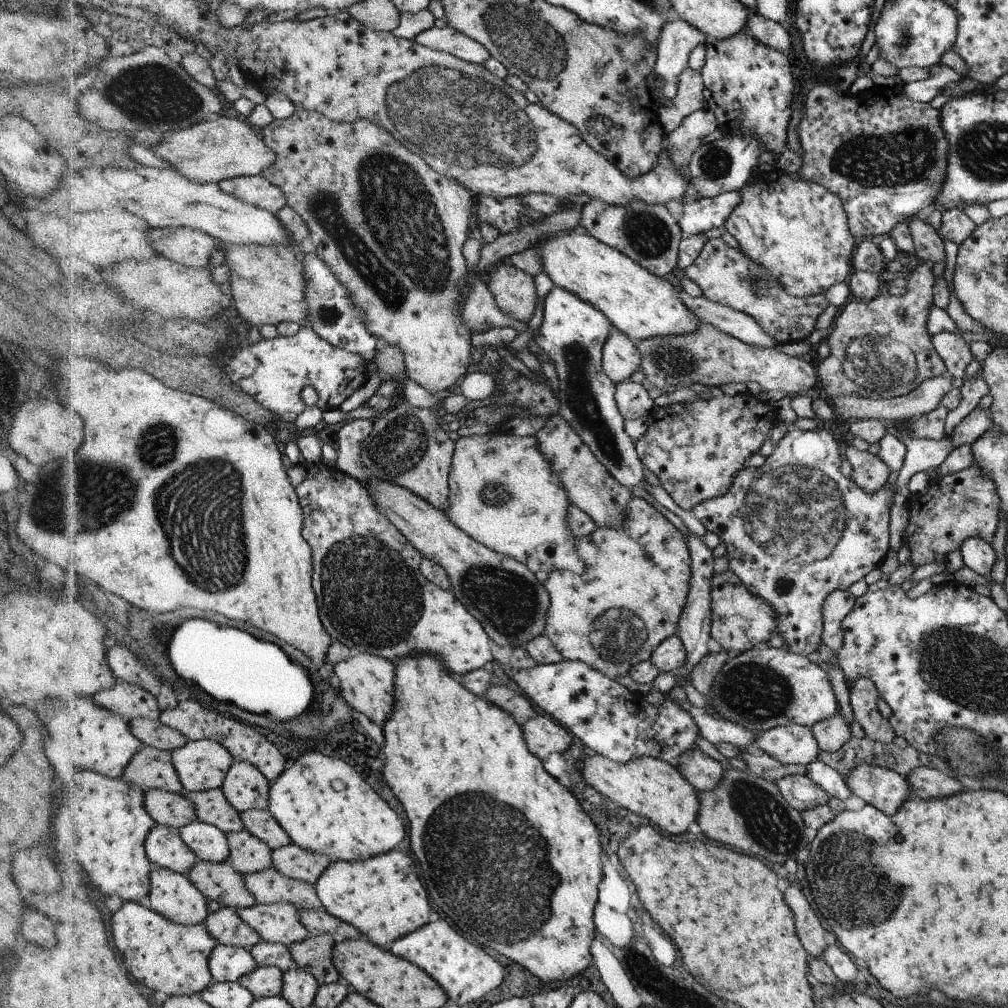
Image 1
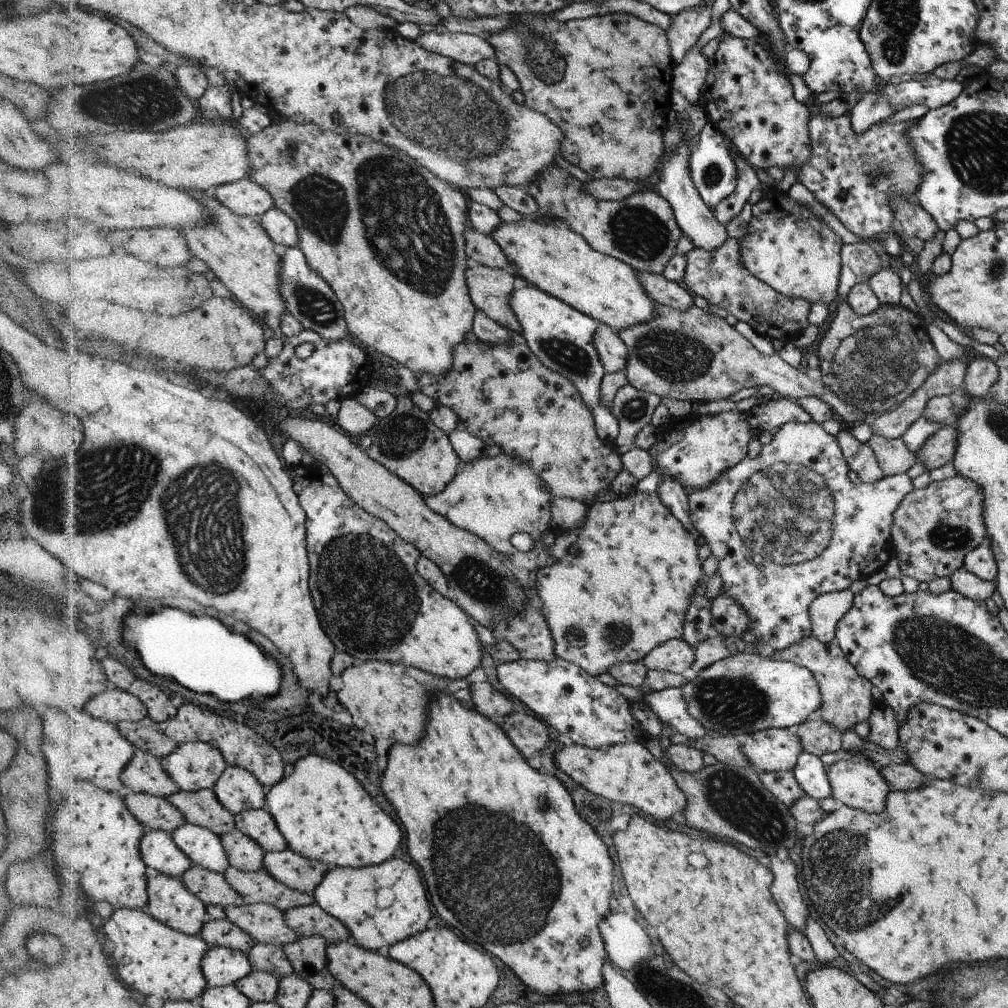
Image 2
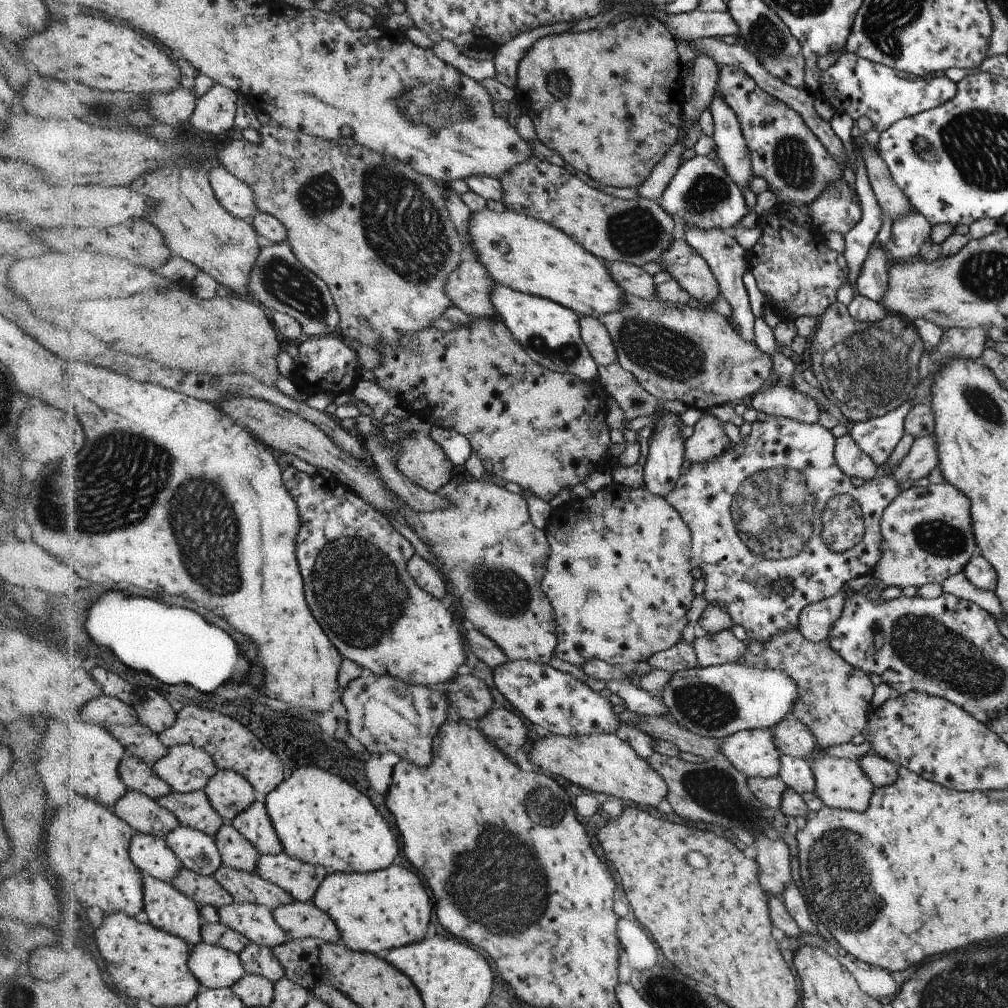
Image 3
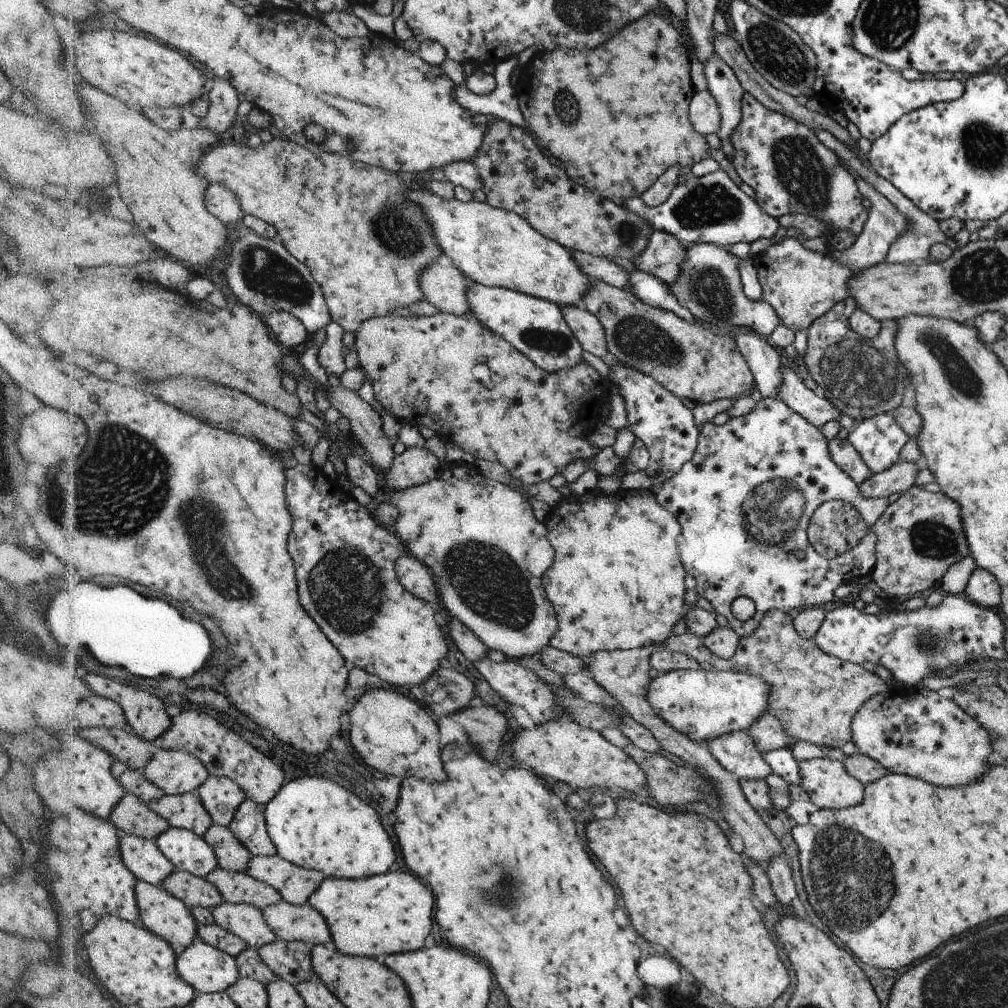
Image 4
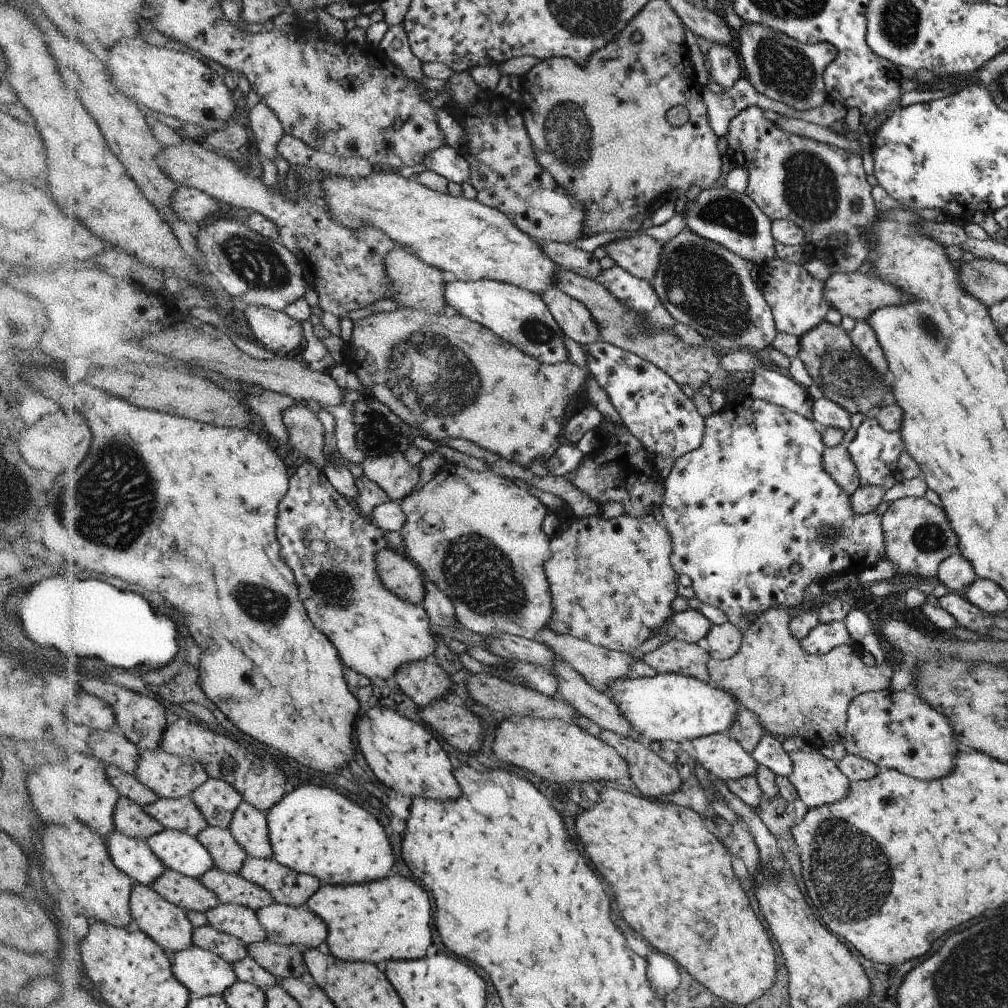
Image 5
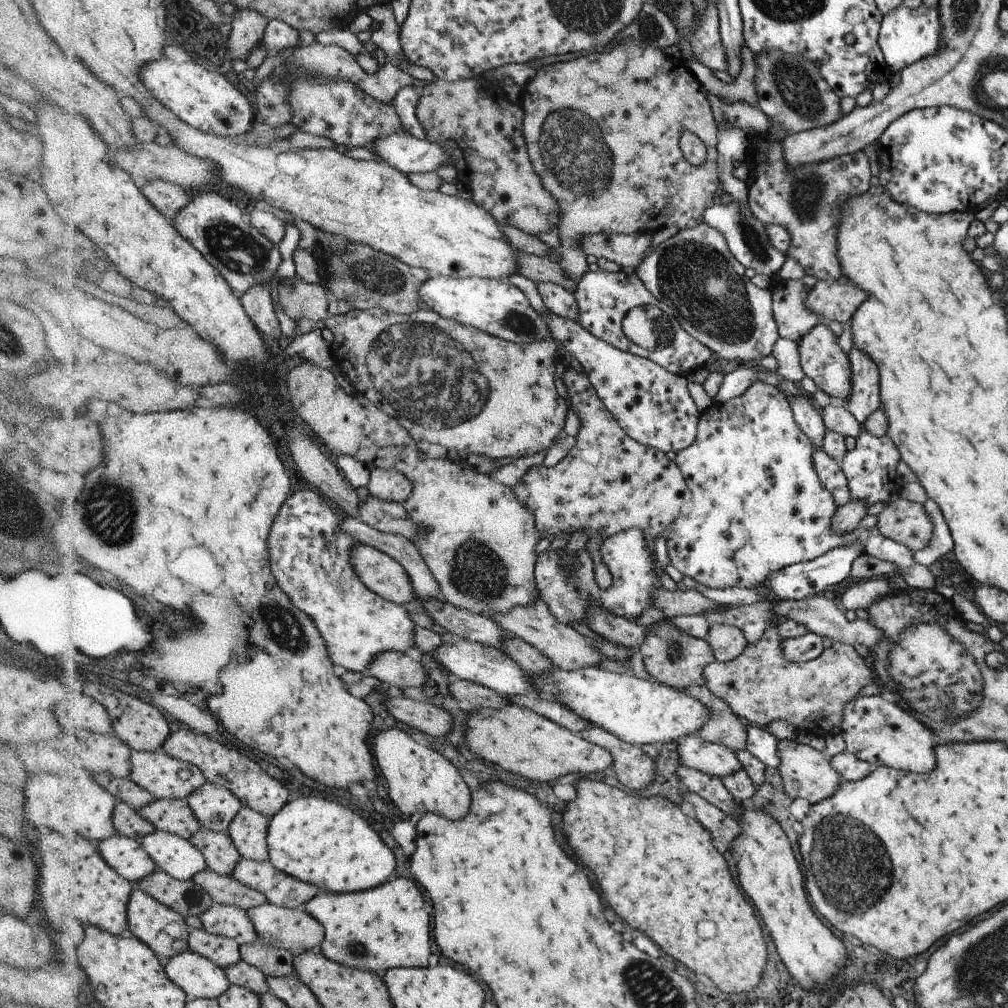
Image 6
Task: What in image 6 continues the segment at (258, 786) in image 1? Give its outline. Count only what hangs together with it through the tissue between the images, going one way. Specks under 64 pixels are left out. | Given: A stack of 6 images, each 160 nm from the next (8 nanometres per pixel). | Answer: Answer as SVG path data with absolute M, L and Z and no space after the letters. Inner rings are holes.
M210 781L188 799L204 827L223 833L229 832L234 819L245 807L233 790Z

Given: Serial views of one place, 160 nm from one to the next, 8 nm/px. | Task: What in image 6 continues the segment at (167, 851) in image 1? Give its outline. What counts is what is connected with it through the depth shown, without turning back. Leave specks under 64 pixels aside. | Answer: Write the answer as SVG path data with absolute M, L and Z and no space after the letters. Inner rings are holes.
M116 834L98 845L102 856L110 866L135 884L160 869L158 863L148 854L142 841L137 838Z

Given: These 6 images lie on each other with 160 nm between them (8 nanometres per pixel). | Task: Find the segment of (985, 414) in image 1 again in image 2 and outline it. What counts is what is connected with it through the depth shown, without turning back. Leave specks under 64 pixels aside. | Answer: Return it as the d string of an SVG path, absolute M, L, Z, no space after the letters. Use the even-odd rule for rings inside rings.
M944 426L936 432L916 454L917 462L924 462L929 472L953 461L958 446L958 430L954 426Z

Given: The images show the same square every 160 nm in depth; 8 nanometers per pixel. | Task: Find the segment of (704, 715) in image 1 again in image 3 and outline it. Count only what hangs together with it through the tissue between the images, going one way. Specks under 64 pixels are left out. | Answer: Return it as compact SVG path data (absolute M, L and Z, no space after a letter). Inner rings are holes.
M624 679L611 680L606 683L607 692L614 694L617 701L622 702L627 709L635 713L652 716L664 716L669 713L659 693L651 694Z

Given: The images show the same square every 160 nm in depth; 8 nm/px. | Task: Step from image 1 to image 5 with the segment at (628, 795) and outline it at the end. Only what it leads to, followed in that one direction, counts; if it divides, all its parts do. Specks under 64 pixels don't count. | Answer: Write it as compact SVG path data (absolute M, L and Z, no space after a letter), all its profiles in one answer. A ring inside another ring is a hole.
M522 715L501 718L495 728L493 743L487 749L493 751L497 760L528 770L548 782L580 782L584 785L598 780L608 780L608 782L618 780L619 782L622 778L630 776L628 763L614 747L564 719L541 719Z

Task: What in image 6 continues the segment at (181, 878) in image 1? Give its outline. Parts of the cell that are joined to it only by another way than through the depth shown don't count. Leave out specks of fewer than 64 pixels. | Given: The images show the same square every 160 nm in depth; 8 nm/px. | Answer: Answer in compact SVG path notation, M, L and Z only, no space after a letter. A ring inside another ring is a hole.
M139 886L136 887L129 904L129 919L129 930L132 934L151 946L164 961L172 960L177 955L191 950L189 938L193 928L186 922L186 916L160 902Z

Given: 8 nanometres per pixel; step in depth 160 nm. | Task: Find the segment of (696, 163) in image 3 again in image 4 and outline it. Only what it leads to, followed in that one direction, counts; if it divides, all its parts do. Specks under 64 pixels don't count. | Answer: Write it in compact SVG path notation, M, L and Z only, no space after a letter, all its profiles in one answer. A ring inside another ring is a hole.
M507 57L506 60L502 60L502 62L495 62L495 72L493 76L497 81L497 88L492 92L492 94L488 94L486 96L480 96L473 94L466 85L456 85L454 88L454 92L452 92L452 98L454 98L454 102L458 102L466 112L470 112L472 115L482 114L482 115L492 115L501 120L506 120L506 122L510 122L510 124L514 124L514 126L520 126L526 131L526 134L530 136L534 140L534 143L538 148L540 148L541 152L548 158L548 162L555 167L562 169L560 166L560 160L556 158L552 152L547 148L547 146L540 141L534 134L533 130L530 128L527 123L526 118L523 116L522 108L519 107L518 103L518 94L515 93L514 86L510 82L510 76L512 72L514 72L514 68L519 66L519 60L516 57ZM721 169L702 177L689 174L676 184L668 200L656 208L646 206L637 198L628 198L621 206L644 220L650 220L654 229L672 234L681 242L712 243L720 246L747 242L750 245L760 238L771 239L781 233L778 218L762 211L756 200L739 191L739 186Z

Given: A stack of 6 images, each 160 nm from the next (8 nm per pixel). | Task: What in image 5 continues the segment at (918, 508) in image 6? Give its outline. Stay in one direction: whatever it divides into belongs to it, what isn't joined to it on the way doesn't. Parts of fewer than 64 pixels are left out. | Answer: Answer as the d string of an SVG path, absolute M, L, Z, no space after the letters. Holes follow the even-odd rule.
M904 497L890 503L886 512L881 516L887 546L886 559L892 560L897 568L897 574L916 574L922 578L937 576L939 564L952 553L958 552L957 534L950 526L942 507L935 506L924 497Z

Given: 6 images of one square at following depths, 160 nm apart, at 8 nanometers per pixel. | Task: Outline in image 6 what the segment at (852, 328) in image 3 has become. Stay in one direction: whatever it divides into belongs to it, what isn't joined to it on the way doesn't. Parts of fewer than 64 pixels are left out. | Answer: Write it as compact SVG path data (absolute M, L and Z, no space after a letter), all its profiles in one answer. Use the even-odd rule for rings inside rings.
M826 321L818 322L799 343L799 355L802 370L821 388L832 397L833 401L843 403L852 396L852 367L847 354L840 348L836 337Z

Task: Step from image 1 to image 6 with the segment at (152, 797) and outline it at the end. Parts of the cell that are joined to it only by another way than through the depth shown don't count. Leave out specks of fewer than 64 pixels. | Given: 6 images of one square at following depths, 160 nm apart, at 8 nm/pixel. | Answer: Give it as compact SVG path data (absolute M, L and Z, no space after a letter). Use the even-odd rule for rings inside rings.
M119 801L115 808L115 825L118 834L142 840L157 831L157 826L145 819L130 803Z

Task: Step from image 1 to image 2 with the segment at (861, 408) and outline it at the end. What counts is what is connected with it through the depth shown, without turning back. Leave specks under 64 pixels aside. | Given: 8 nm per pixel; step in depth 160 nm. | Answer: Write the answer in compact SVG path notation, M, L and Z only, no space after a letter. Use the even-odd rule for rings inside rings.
M660 305L658 316L654 316L652 322L630 326L617 334L629 348L629 361L624 373L628 383L638 391L700 404L728 398L743 388L768 385L776 397L784 399L816 396L845 422L869 421L875 416L842 400L820 380L810 378L804 369L798 370L784 362L777 352L771 356L761 354L717 310L704 312L694 305L682 312Z

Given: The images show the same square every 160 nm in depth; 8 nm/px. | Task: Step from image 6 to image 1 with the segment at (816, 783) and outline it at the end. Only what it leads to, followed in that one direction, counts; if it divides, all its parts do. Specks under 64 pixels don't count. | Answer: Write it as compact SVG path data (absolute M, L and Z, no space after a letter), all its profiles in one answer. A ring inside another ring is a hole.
M858 766L846 778L852 793L867 805L877 807L886 815L896 815L902 810L906 798L912 795L912 786L904 776L880 766Z

